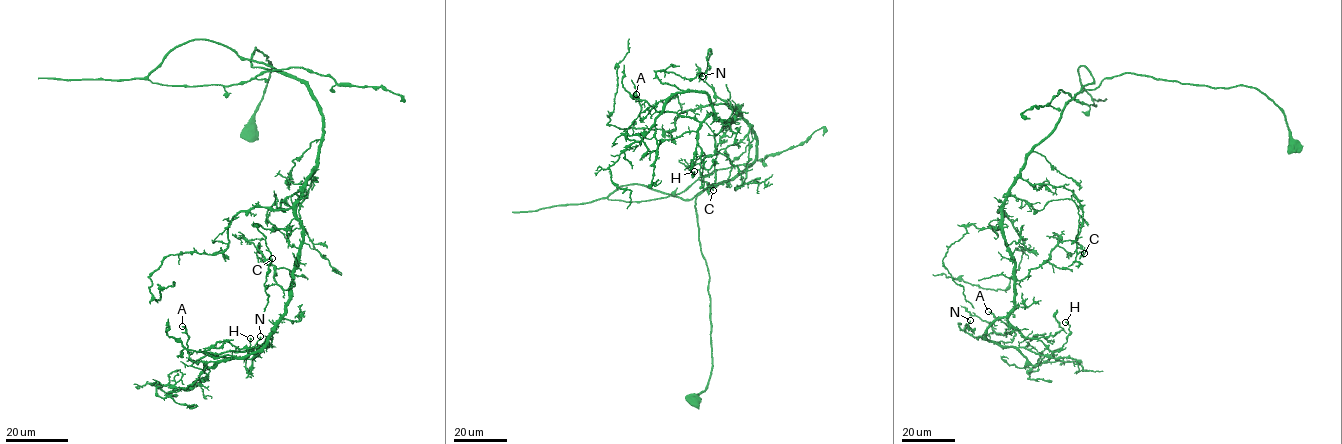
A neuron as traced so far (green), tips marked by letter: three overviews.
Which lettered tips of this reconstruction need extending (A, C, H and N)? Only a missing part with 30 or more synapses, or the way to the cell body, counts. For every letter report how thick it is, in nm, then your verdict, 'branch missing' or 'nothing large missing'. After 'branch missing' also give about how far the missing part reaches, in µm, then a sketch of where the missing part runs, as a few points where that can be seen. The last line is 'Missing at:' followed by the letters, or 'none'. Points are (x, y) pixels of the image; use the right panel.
A: calibre 170 nm; nothing large missing
C: calibre 90 nm; nothing large missing
H: calibre 140 nm; nothing large missing
N: calibre 160 nm; nothing large missing
Missing at: none

